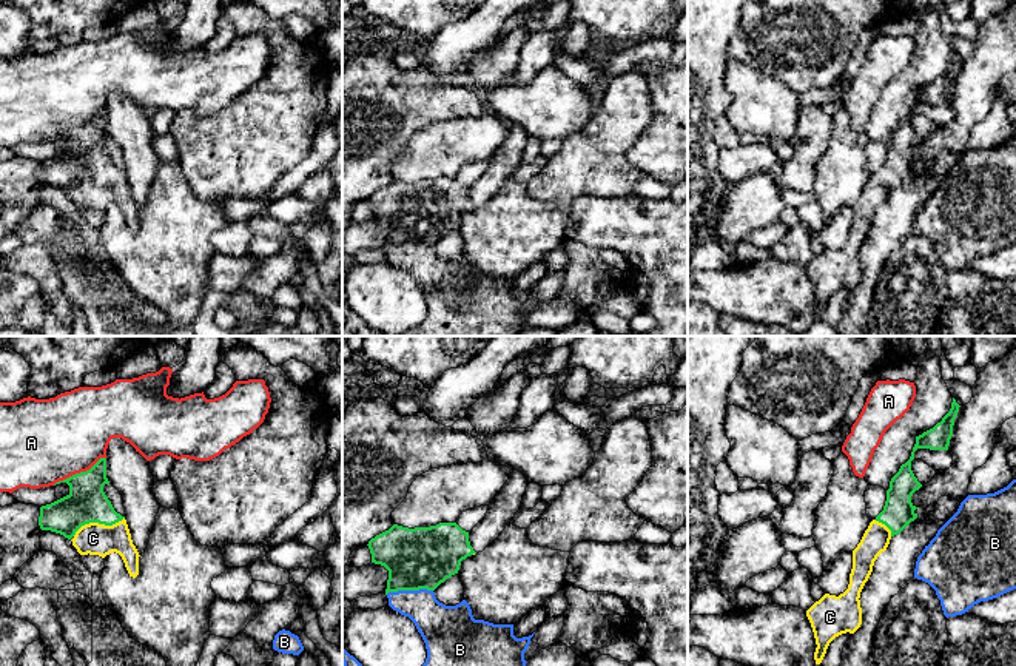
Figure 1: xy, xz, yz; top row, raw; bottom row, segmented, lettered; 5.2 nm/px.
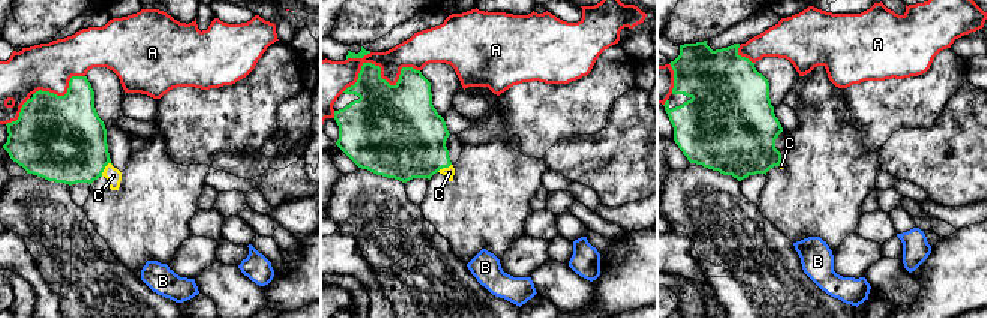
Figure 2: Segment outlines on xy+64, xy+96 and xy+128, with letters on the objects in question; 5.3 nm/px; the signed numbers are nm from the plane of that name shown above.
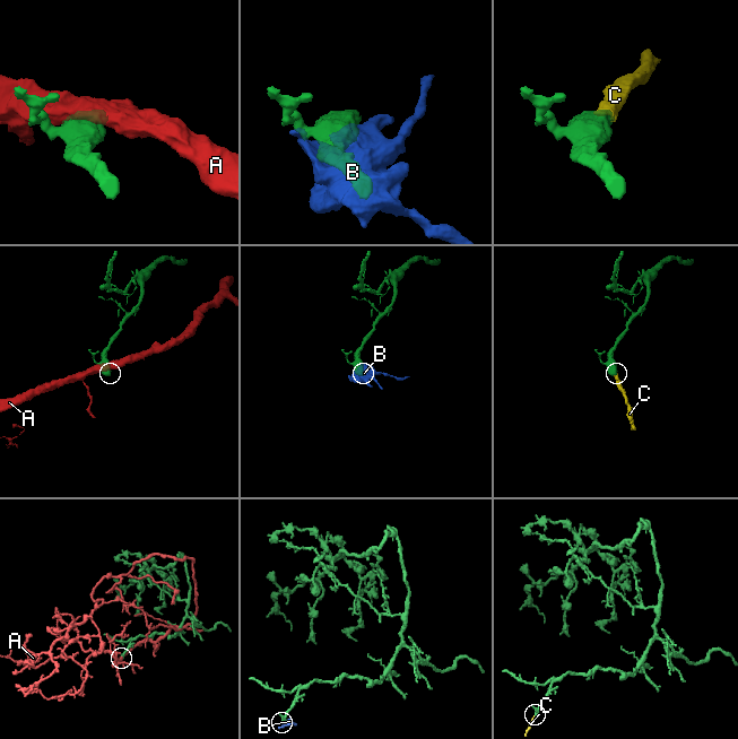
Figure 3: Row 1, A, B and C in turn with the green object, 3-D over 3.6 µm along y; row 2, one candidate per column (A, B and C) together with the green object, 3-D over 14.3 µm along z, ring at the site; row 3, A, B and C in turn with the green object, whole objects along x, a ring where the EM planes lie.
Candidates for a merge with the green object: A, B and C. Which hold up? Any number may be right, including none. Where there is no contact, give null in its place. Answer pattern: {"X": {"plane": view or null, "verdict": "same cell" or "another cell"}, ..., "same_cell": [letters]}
{"A": {"plane": "xy", "verdict": "another cell"}, "B": {"plane": "xz", "verdict": "another cell"}, "C": {"plane": "xy", "verdict": "same cell"}, "same_cell": ["C"]}

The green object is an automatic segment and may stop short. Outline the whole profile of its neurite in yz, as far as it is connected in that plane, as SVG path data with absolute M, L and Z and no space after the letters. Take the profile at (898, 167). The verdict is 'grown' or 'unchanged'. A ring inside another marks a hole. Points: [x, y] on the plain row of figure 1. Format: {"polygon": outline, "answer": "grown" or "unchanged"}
{"polygon": "M953 52L950 66L933 83L916 91L910 114L900 120L891 133L886 145L883 165L870 177L860 197L853 205L853 224L848 244L839 251L825 248L808 265L816 293L816 319L820 319L829 298L842 288L854 288L862 279L860 247L868 236L874 216L886 205L890 194L900 188L911 176L917 173L911 151L922 142L911 125L911 116L917 103L948 105L953 91L954 74L959 59Z", "answer": "grown"}

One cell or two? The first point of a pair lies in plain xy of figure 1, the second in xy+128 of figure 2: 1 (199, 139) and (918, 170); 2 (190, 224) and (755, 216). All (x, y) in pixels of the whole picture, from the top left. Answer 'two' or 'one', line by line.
1: two
2: two

